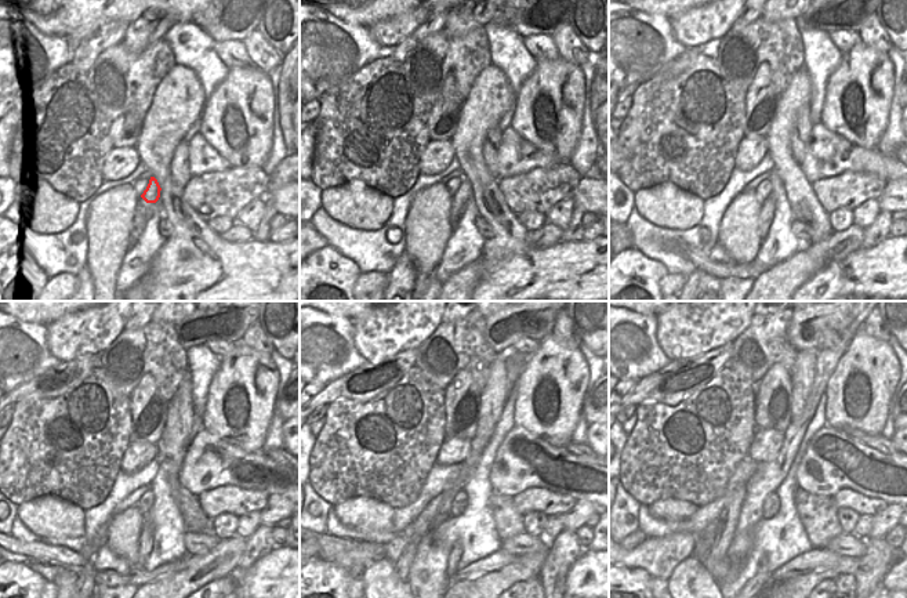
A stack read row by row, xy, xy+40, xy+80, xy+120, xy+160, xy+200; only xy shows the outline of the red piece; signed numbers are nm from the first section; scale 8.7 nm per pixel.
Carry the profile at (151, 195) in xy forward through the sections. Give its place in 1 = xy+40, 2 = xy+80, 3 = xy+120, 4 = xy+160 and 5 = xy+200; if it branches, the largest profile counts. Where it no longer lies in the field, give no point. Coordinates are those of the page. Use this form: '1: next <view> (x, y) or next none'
1: next xy+40 (464, 192)
2: next xy+80 (768, 206)
3: next xy+120 (145, 540)
4: next xy+160 (454, 553)
5: next xy+200 (762, 577)

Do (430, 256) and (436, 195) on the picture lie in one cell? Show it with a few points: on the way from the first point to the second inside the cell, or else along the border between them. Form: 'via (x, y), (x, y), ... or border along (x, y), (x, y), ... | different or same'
via (430, 240), (430, 210) | same

